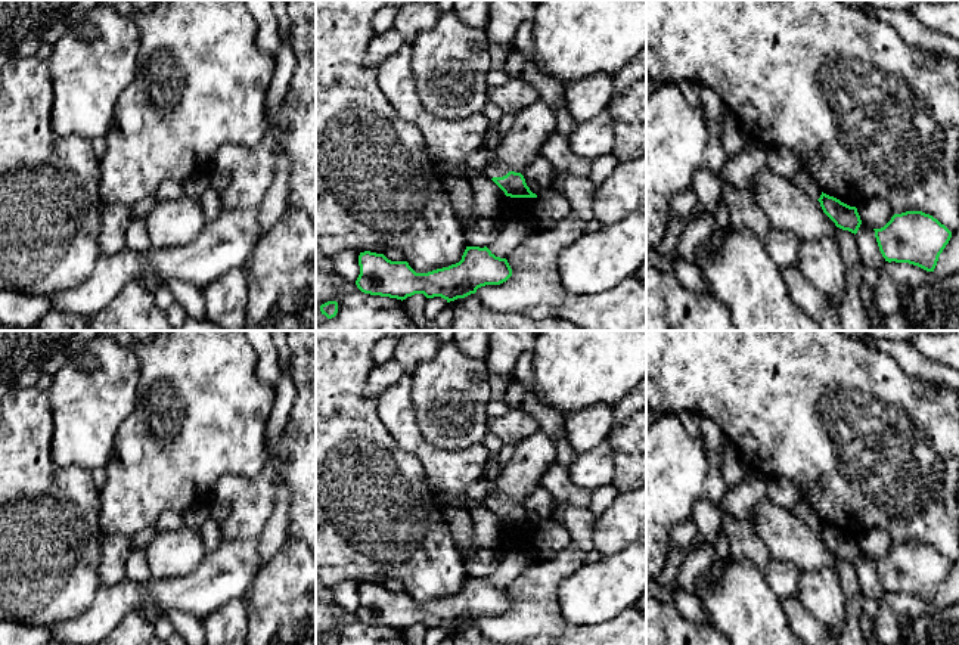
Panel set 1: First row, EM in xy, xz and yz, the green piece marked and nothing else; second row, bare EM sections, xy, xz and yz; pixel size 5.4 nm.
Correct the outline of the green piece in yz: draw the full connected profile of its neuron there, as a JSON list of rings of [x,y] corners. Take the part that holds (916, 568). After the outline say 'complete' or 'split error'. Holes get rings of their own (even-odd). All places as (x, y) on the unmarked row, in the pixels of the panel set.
[[[922,542],[894,545],[881,559],[873,559],[885,592],[909,593],[934,602],[952,562]]]; complete

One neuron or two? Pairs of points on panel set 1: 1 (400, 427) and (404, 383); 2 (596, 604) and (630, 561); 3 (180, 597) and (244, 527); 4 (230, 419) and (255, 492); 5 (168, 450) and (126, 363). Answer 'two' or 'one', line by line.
1: one
2: one
3: two
4: two
5: two

